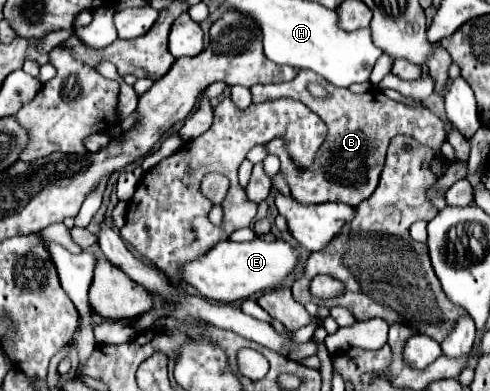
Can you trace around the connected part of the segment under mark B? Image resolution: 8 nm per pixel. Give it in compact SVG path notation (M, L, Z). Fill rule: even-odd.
M302 70L294 80L284 84L258 84L250 88L252 104L260 104L280 98L292 98L302 100L312 112L320 114L320 118L328 124L328 138L318 150L318 156L308 170L300 170L294 166L292 158L288 156L284 141L275 138L265 144L268 154L274 154L280 158L282 164L282 176L288 182L288 188L292 196L302 204L322 204L322 202L344 202L348 206L358 206L362 200L370 198L372 192L378 186L378 178L386 160L386 148L392 136L396 134L410 134L420 144L434 150L436 156L440 156L440 146L446 142L446 130L444 122L434 116L428 108L410 108L402 102L394 102L388 96L384 96L380 90L376 92L364 92L354 94L348 88L336 88L330 82L324 82L324 78L318 78L312 70ZM310 82L322 82L328 90L328 100L314 100L308 94Z

